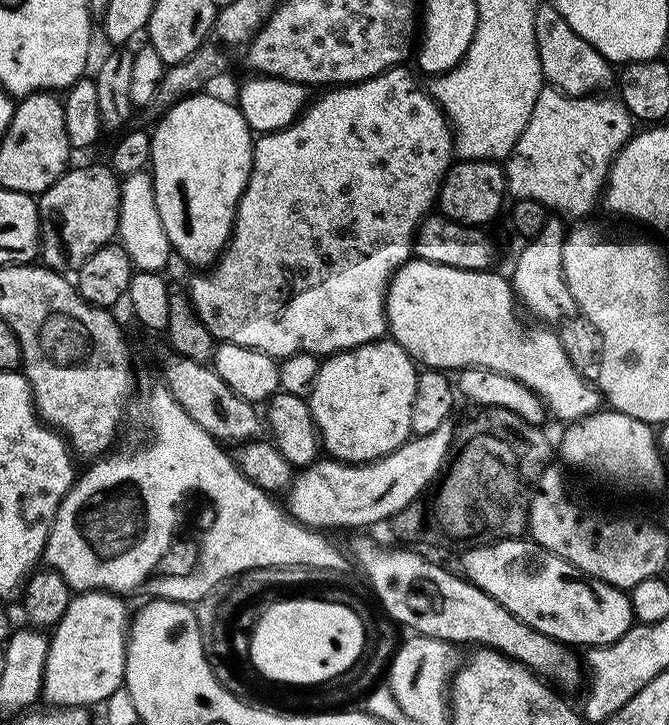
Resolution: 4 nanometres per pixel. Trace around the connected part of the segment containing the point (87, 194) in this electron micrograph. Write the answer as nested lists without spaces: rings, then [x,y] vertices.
[[[107,163],[88,164],[85,168],[72,166],[49,189],[38,196],[40,210],[40,250],[38,256],[43,267],[53,268],[55,272],[71,273],[73,270],[79,270],[82,262],[86,262],[86,258],[90,258],[90,254],[94,254],[105,244],[113,243],[120,227],[121,183],[121,177],[117,176]]]

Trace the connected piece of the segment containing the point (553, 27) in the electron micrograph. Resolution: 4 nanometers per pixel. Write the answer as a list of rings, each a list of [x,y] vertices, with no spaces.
[[[551,2],[541,3],[536,10],[536,45],[545,81],[568,96],[591,96],[612,80],[610,61],[573,30]]]

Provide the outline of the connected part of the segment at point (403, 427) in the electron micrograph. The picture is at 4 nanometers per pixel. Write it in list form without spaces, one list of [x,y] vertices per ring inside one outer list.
[[[381,338],[327,357],[321,363],[312,392],[306,397],[323,451],[331,459],[343,460],[345,464],[366,464],[401,448],[412,436],[410,406],[414,406],[417,375],[418,368],[412,357],[391,338]]]

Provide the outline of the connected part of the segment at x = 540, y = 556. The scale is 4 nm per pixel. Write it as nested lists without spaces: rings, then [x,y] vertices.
[[[509,538],[497,540],[487,546],[472,546],[460,556],[460,568],[465,580],[478,590],[490,594],[494,602],[506,606],[514,618],[526,622],[534,630],[560,641],[565,646],[572,644],[588,644],[587,646],[603,646],[618,642],[622,634],[632,629],[632,597],[625,589],[615,588],[598,578],[588,576],[578,566],[566,562],[560,556],[539,548],[531,538]]]

